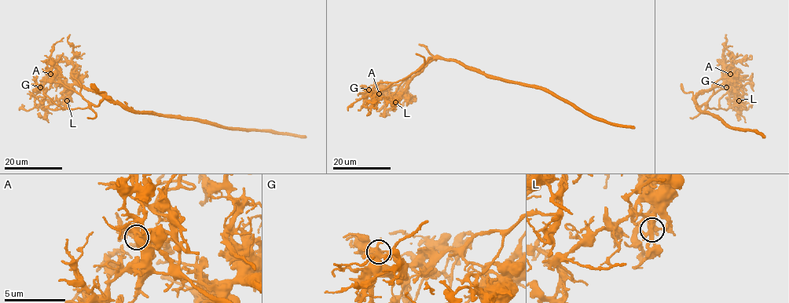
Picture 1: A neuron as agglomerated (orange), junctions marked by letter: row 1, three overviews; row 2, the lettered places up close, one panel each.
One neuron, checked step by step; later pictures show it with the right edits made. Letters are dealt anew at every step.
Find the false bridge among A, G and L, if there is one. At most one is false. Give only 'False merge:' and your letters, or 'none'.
False merge: L

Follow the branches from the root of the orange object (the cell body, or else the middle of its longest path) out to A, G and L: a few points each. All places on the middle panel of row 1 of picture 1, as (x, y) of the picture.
A: (476, 71), (453, 60), (434, 58), (401, 92), (381, 89), (379, 93)
G: (476, 71), (453, 60), (430, 57), (406, 77), (395, 82), (379, 82), (371, 91), (368, 89)
L: (476, 71), (453, 60), (434, 58), (412, 78), (395, 103)

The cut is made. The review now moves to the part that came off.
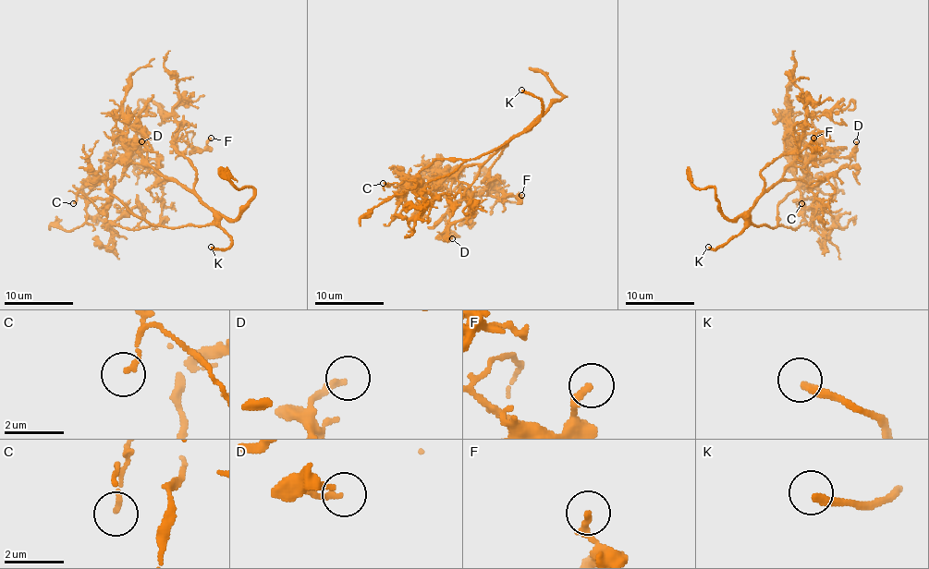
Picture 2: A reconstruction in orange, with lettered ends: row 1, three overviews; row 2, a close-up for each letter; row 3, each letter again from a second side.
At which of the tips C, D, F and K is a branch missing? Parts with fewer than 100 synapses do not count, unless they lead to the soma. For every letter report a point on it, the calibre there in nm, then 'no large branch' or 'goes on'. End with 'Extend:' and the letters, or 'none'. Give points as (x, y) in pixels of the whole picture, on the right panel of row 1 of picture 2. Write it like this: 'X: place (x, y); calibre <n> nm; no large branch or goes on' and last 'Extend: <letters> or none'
C: place (801, 203); calibre 170 nm; no large branch
D: place (856, 141); calibre 200 nm; no large branch
F: place (813, 138); calibre 240 nm; no large branch
K: place (708, 247); calibre 260 nm; goes on
Extend: K

